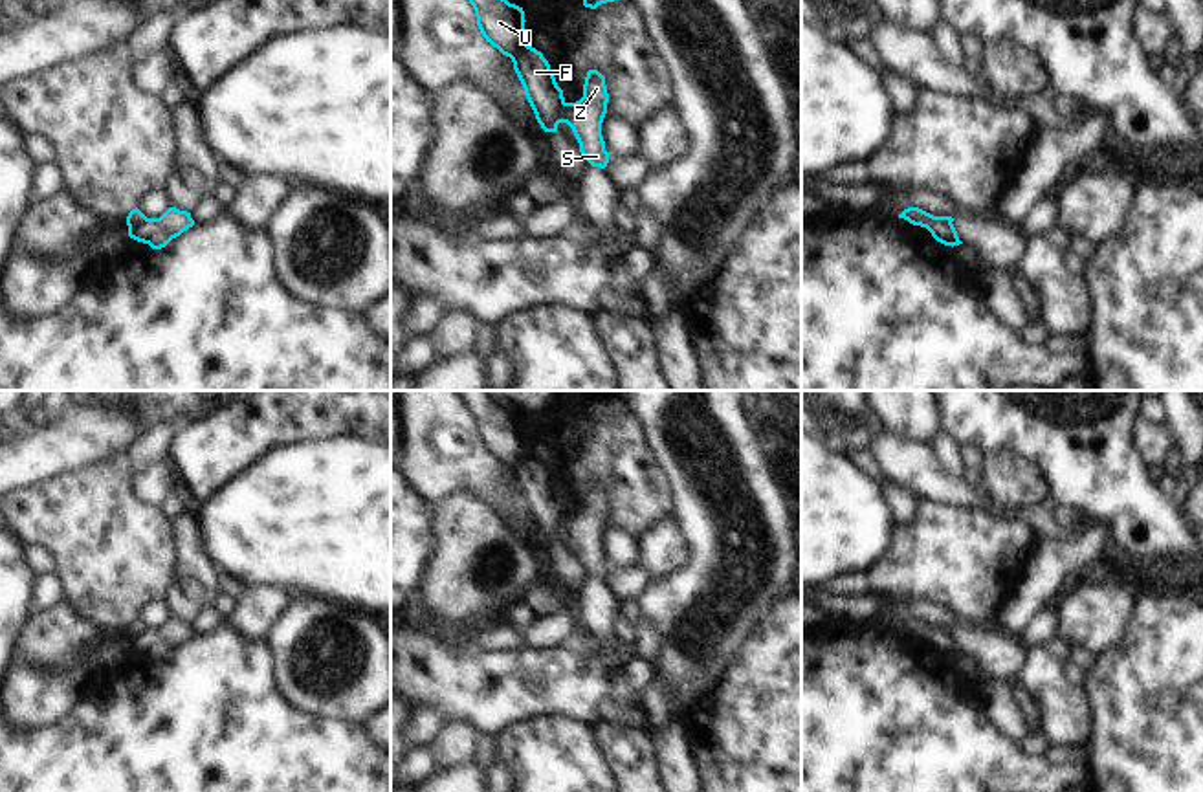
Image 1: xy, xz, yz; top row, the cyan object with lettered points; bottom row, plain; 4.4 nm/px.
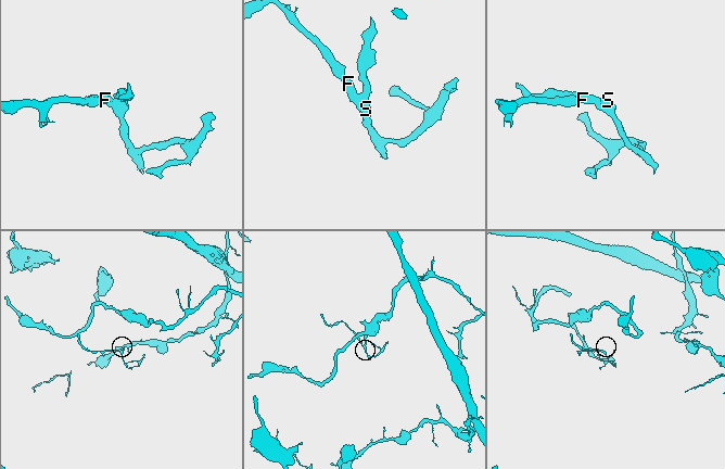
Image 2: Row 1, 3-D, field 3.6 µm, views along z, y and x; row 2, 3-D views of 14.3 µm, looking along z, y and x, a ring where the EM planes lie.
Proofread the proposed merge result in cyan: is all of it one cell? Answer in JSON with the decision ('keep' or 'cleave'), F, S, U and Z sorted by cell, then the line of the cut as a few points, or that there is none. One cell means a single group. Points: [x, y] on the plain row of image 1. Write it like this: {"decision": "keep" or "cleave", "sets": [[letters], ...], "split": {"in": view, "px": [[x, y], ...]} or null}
{"decision": "cleave", "sets": [["F", "U"], ["S", "Z"]], "split": {"in": "yz", "px": [[950, 633], [934, 629], [927, 638]]}}

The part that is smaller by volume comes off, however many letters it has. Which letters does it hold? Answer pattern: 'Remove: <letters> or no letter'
Remove: S, Z

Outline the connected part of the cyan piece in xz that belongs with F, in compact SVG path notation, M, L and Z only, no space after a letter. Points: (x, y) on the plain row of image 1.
M457 390L475 420L477 436L493 458L510 468L524 506L545 543L557 543L556 524L565 513L548 471L524 453L524 422L497 407L486 390Z

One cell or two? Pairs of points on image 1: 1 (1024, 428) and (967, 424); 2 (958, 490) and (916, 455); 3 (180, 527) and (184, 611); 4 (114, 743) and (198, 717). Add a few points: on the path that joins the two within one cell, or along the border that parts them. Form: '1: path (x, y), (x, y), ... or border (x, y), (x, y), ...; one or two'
1: path (1009, 424), (982, 424); one
2: path (947, 486), (927, 466); one
3: path (184, 547), (184, 571), (175, 580), (175, 591); one
4: path (134, 743), (173, 743), (178, 737); one

